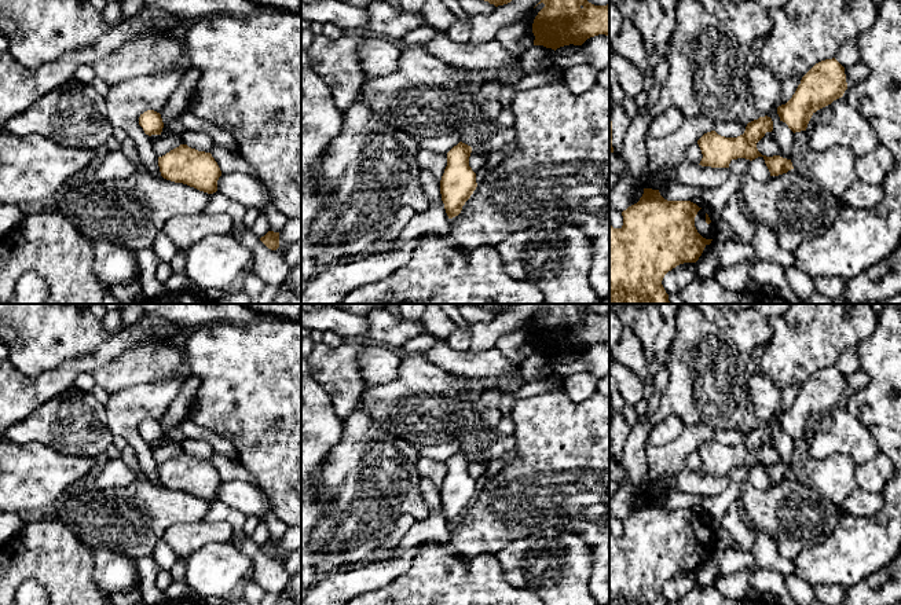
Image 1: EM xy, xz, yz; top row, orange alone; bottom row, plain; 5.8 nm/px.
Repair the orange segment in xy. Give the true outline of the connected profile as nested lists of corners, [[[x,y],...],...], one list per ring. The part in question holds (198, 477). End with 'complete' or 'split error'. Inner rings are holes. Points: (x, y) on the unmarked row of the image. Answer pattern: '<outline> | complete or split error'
[[[180,452],[158,465],[161,484],[175,491],[183,491],[199,499],[213,502],[221,478],[210,461],[198,459]]] | complete

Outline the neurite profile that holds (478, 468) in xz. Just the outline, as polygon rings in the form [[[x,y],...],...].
[[[472,459],[469,465],[469,474],[476,481],[486,473],[486,469],[487,469],[487,462],[483,462],[481,459]]]

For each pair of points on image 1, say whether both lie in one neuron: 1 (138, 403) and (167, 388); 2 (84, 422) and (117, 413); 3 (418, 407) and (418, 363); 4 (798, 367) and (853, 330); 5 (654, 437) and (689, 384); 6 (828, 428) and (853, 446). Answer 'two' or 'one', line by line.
1: one
2: two
3: one
4: one
5: two
6: one

